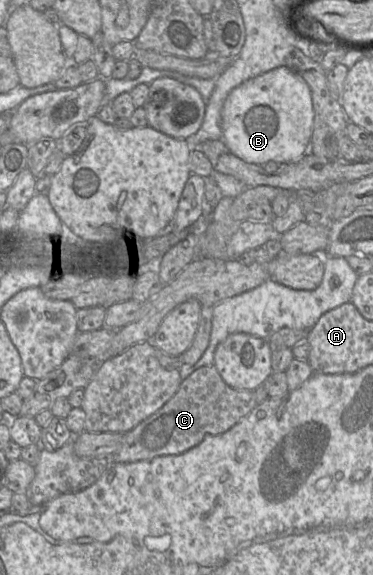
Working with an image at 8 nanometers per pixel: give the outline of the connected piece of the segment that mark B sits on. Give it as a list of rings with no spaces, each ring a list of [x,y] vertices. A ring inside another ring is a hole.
[[[280,66],[235,87],[222,108],[222,139],[229,151],[251,164],[298,161],[310,148],[314,109],[307,82],[287,66]]]

